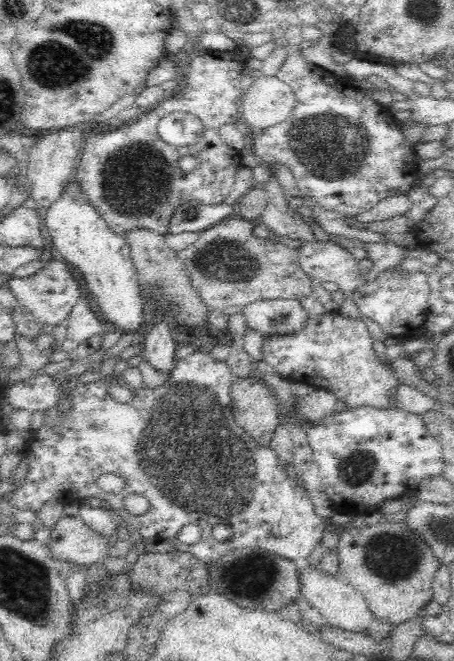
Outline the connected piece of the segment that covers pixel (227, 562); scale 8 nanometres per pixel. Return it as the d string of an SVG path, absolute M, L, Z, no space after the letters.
M233 549L218 563L208 565L208 575L213 590L228 596L238 607L278 611L302 599L299 569L300 563L261 549Z

